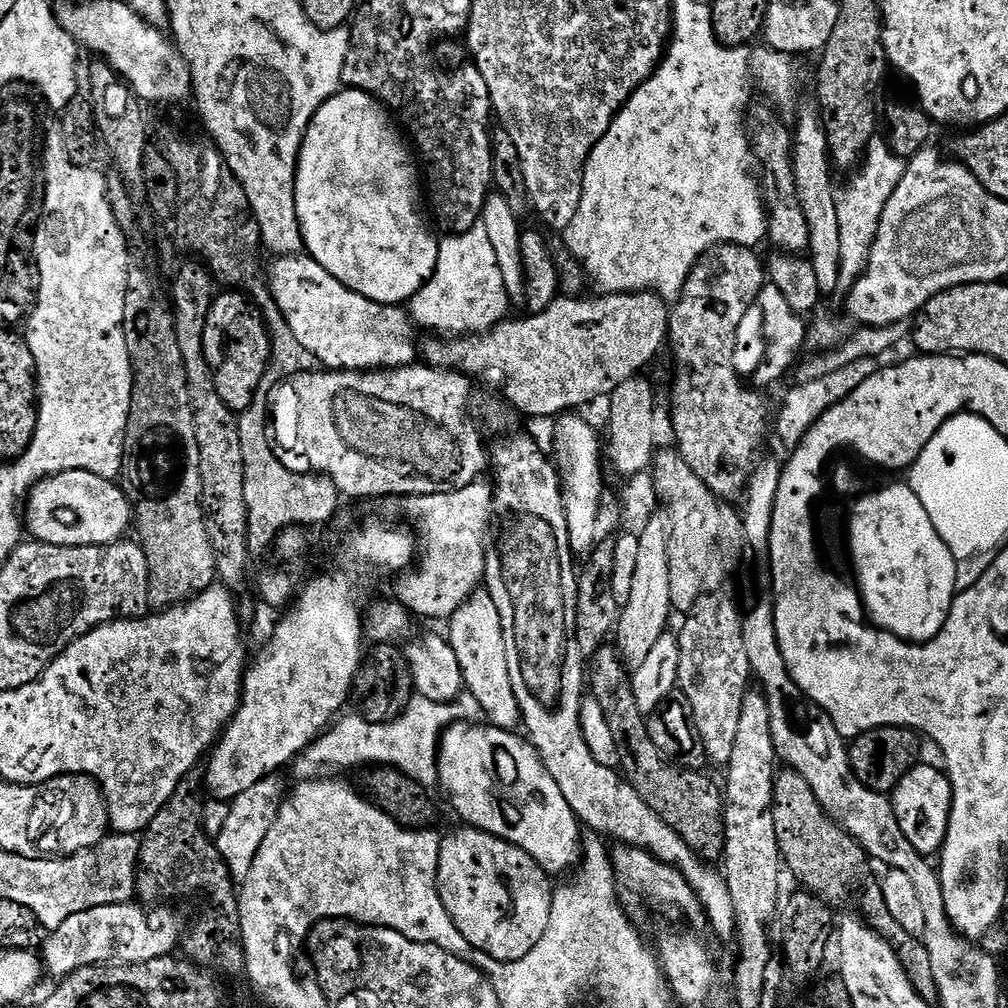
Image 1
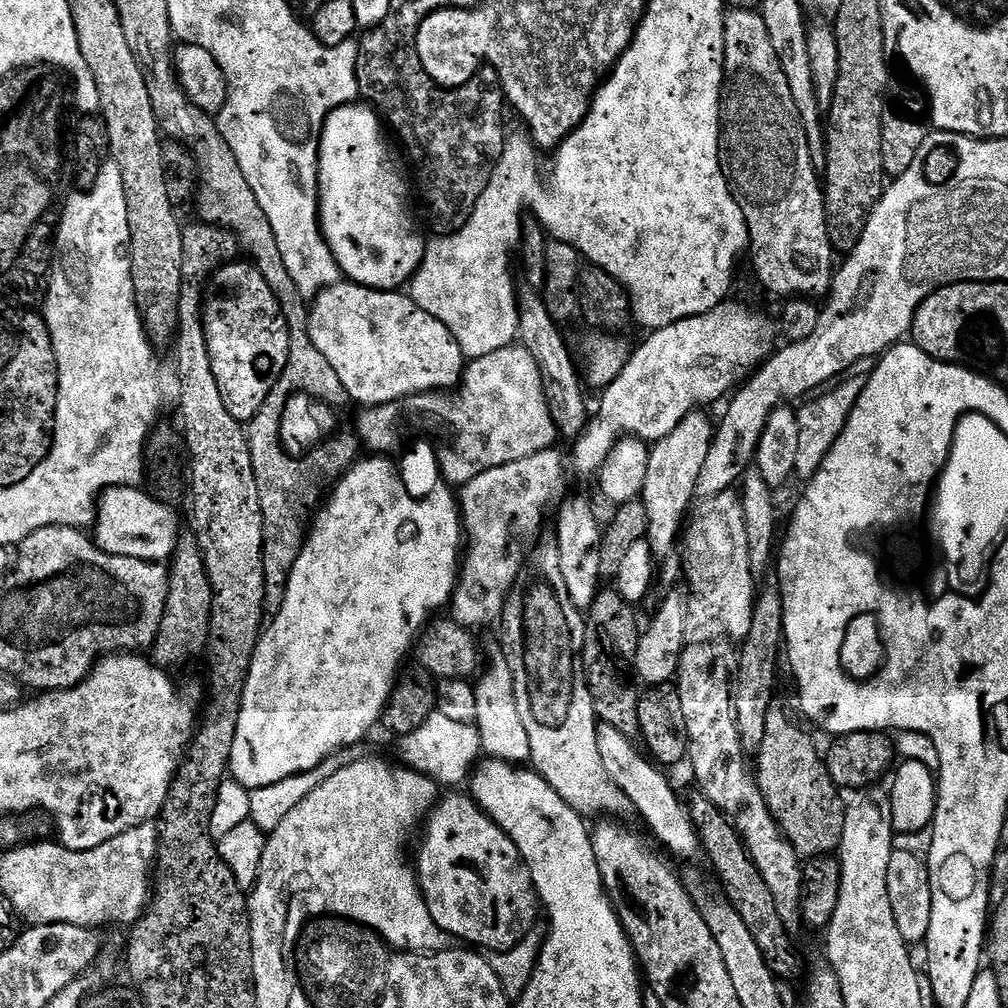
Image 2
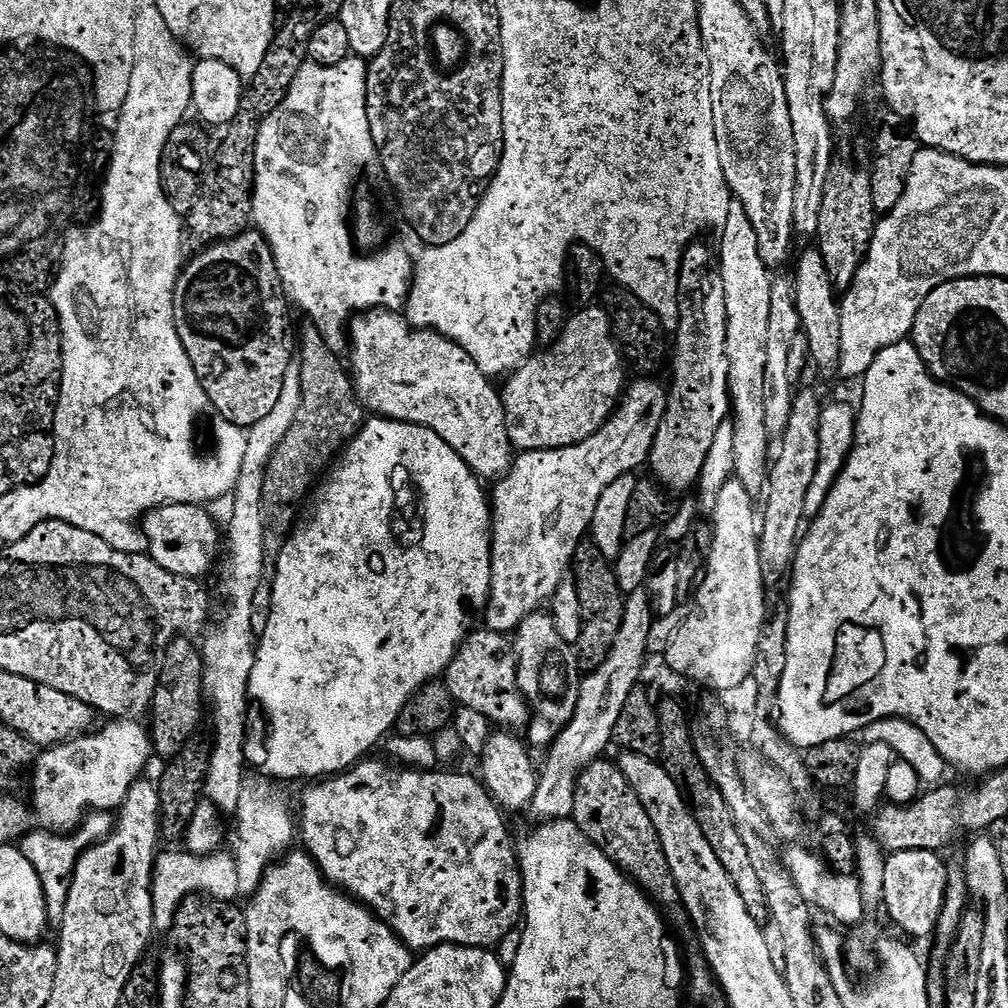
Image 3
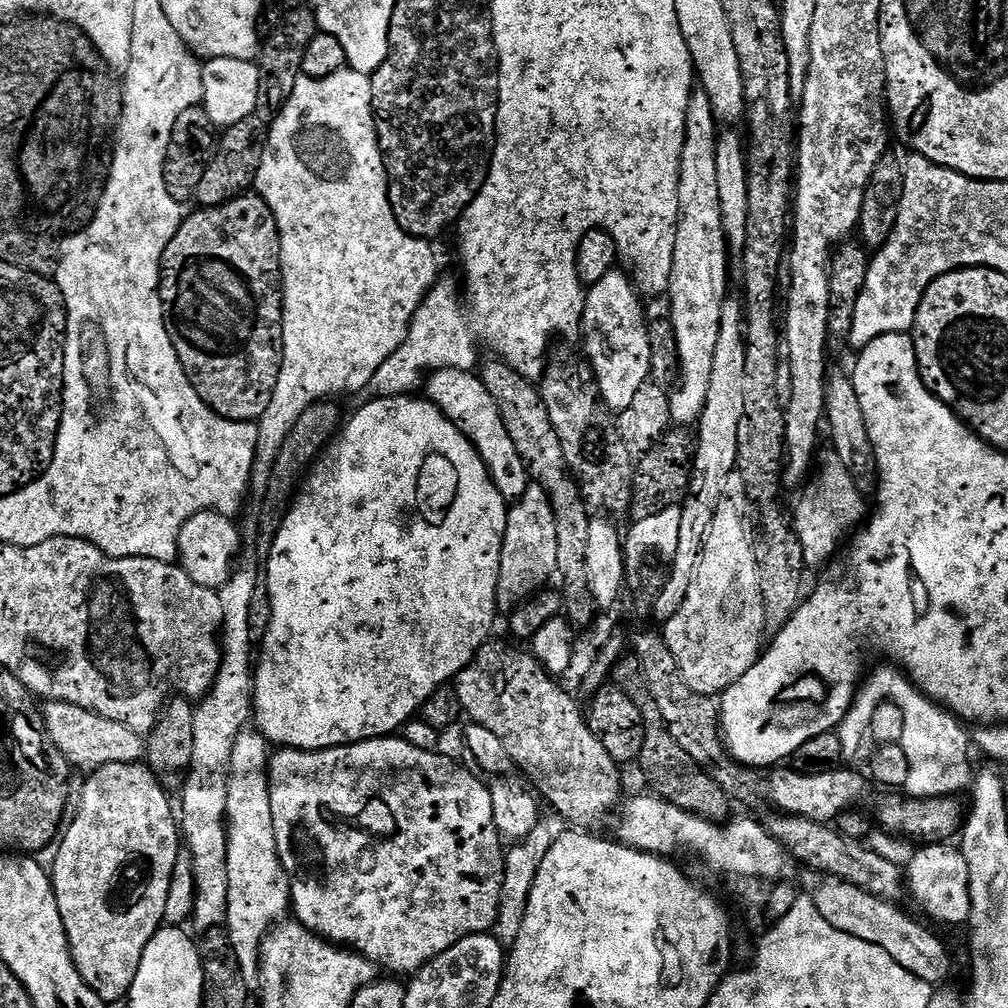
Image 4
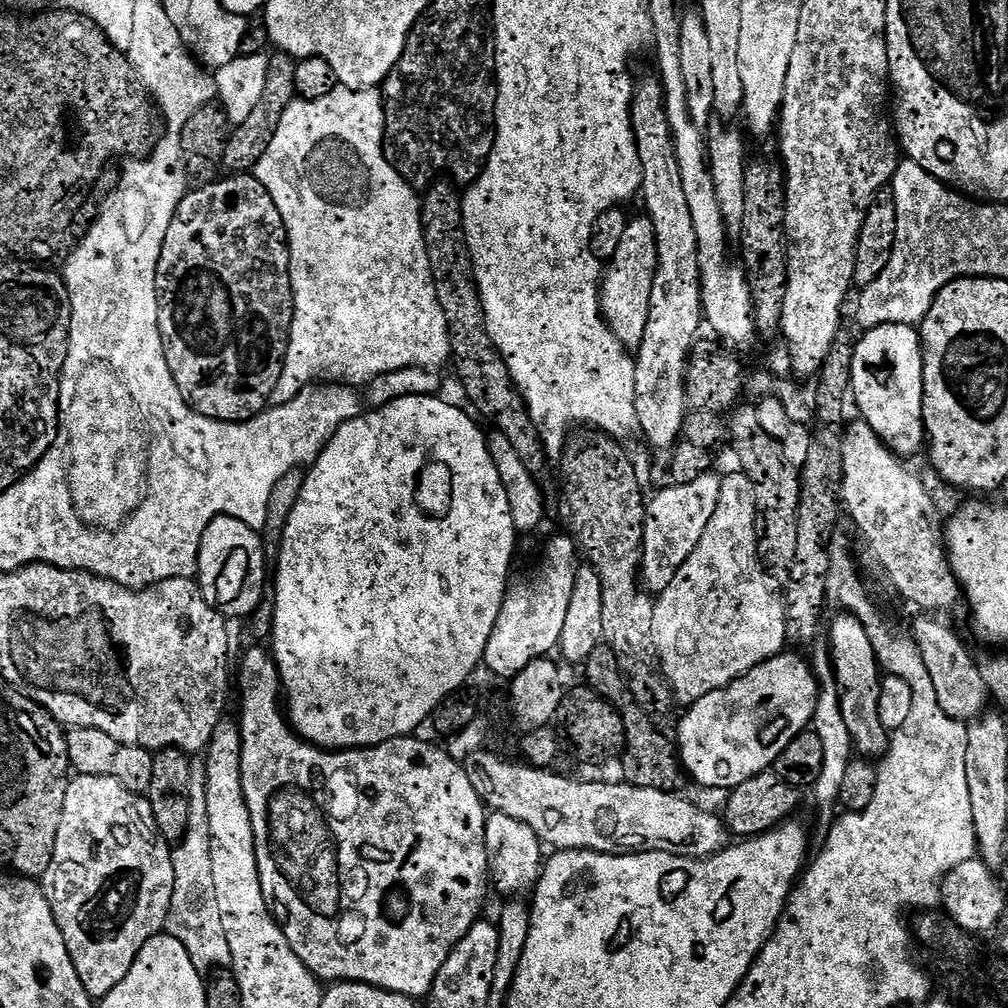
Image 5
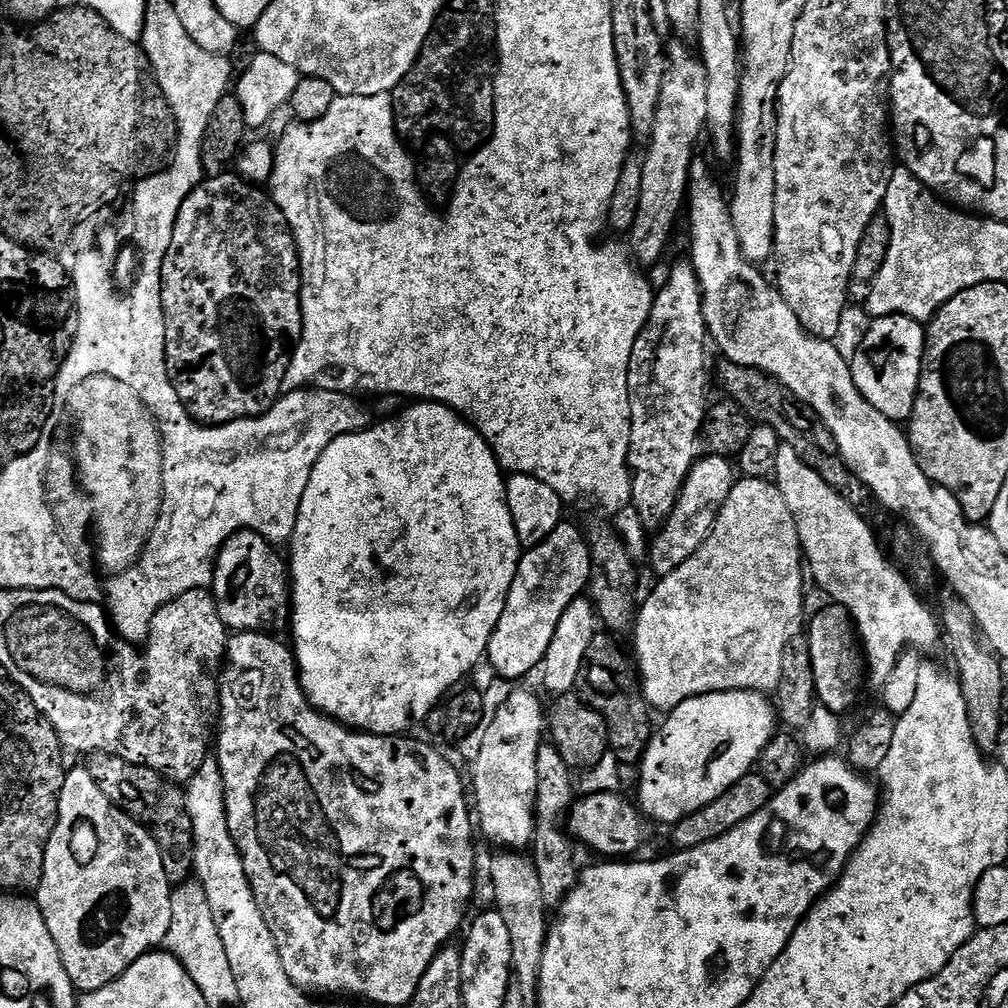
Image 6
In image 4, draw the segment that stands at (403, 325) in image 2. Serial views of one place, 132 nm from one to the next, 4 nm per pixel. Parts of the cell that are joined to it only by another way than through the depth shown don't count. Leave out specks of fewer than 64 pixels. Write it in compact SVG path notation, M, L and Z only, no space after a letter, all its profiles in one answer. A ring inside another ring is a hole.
M443 368L427 377L427 388L427 399L475 446L504 501L515 502L523 498L530 487L528 471L518 450L514 450L514 442L510 442L510 434L506 434L506 426L502 426L502 418L498 414L498 406L494 406L494 398L490 398L490 390L486 390L479 375L475 371L458 372L453 368Z

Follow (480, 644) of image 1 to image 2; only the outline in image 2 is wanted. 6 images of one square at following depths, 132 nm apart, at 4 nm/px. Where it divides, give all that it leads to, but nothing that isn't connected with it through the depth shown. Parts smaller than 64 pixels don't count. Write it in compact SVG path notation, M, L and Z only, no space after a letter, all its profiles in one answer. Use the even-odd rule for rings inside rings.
M496 654L489 664L487 661L486 670L479 673L474 687L478 702L475 727L481 736L483 755L517 766L531 761L530 738L526 734L526 726L522 726L522 717L518 714L518 702L514 698L514 674L510 674L510 666L504 661L503 655Z

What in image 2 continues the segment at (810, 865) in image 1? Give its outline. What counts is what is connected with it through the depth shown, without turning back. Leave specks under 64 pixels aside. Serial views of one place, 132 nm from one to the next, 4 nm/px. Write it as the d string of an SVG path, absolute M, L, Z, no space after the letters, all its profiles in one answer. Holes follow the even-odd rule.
M774 706L766 714L766 734L762 734L762 746L754 754L754 775L760 787L762 798L770 814L780 824L784 837L801 858L815 858L835 853L842 842L842 826L846 822L844 806L846 803L841 789L830 778L828 765L816 753L812 740L780 709Z

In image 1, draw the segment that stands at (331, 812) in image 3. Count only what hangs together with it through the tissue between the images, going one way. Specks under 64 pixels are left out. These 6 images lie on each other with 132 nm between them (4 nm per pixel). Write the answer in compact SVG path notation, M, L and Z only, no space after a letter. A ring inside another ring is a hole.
M460 826L457 832L441 839L436 886L440 889L442 902L454 926L458 926L462 938L495 960L514 962L518 958L526 958L526 954L538 946L538 938L546 934L554 891L554 884L548 880L551 880L549 873L544 872L542 866L538 866L538 862L526 854L526 850L489 832L483 832L480 828Z

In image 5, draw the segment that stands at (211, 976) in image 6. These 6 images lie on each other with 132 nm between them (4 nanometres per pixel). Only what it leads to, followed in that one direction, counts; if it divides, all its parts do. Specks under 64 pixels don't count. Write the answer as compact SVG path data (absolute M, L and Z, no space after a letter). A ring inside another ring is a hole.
M193 826L188 829L187 835L184 836L179 846L172 853L172 861L174 862L174 898L172 899L172 912L168 916L166 928L171 936L178 938L186 946L193 962L198 966L205 966L204 964L224 964L224 966L228 966L232 963L228 931L224 925L225 914L220 905L218 890L214 884L213 847L212 834L209 829L204 826L201 826L201 828Z

